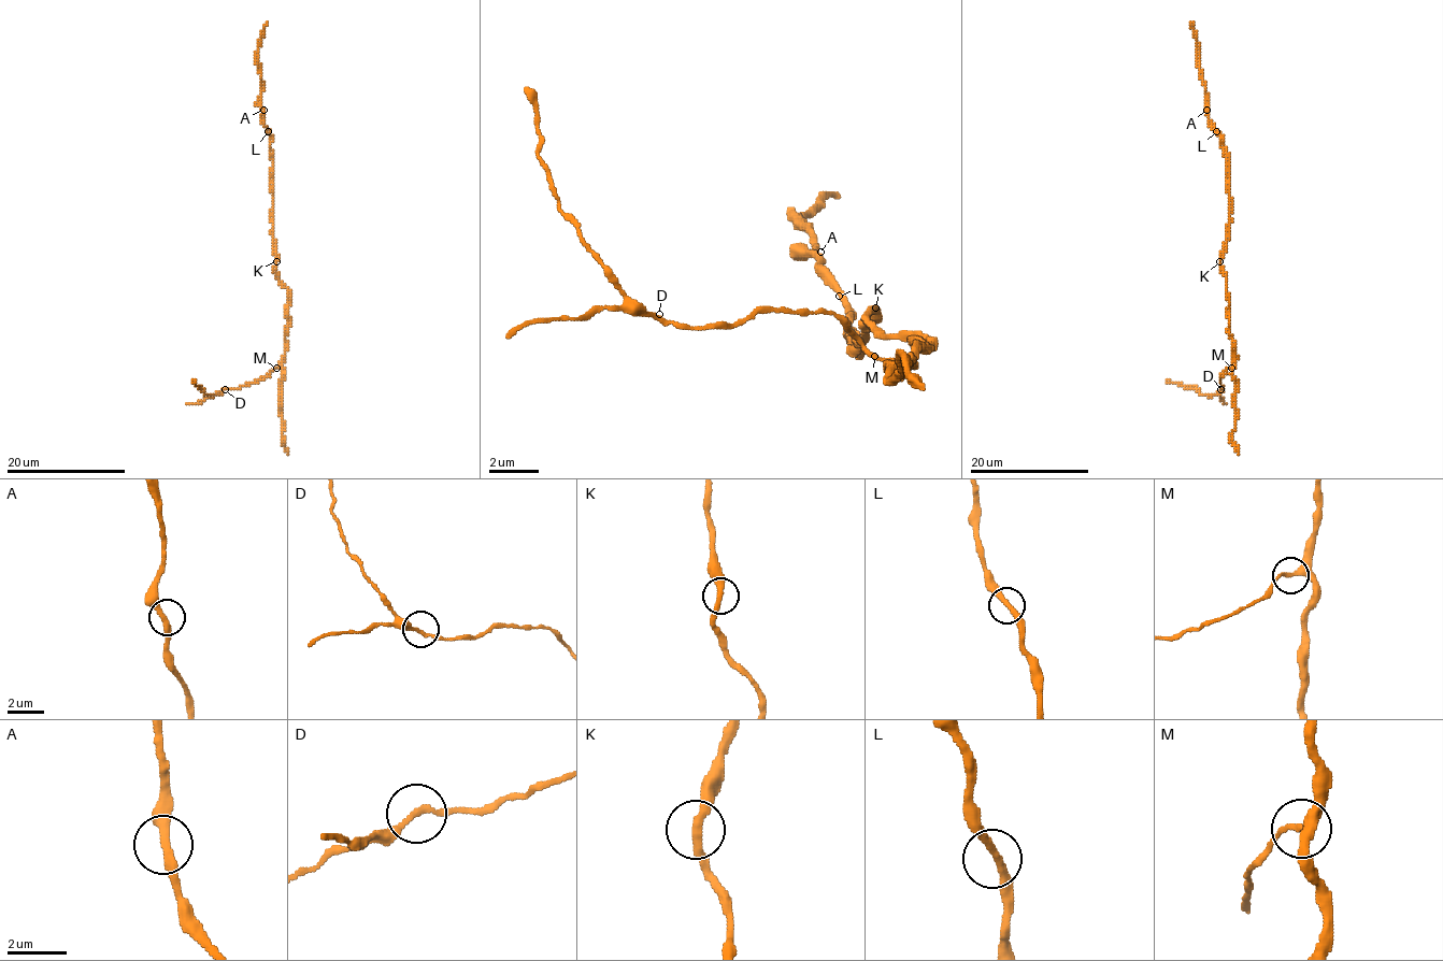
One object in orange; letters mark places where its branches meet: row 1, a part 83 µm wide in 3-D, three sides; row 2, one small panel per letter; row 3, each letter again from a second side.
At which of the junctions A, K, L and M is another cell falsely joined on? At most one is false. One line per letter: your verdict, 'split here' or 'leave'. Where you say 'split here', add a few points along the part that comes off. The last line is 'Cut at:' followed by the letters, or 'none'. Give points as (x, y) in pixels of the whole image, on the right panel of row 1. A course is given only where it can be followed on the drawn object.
A: leave
K: leave
L: leave
M: leave
Cut at: none

